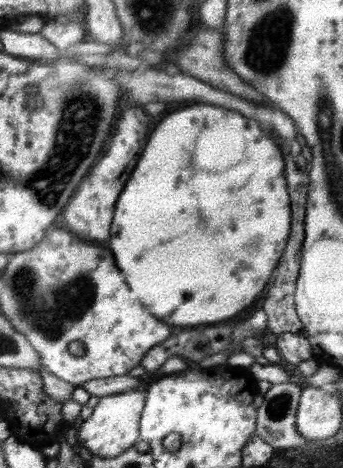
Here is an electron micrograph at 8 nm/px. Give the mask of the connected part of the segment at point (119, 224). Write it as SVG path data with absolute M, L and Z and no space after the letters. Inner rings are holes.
M206 104L206 106L188 106L182 108L178 112L168 114L152 132L146 148L142 150L140 160L130 176L130 180L126 182L126 188L122 190L118 202L116 202L116 212L114 212L114 220L112 220L112 228L110 228L110 250L116 258L118 268L122 268L124 278L128 288L132 288L132 292L138 294L140 302L148 308L148 312L152 316L156 316L158 320L166 322L166 324L174 324L174 326L198 326L198 324L214 324L214 322L222 322L222 320L230 320L234 316L238 316L246 306L250 306L254 302L254 298L266 288L266 282L272 276L272 270L276 268L286 240L290 236L290 198L286 192L286 178L284 178L284 157L280 145L270 136L270 133L262 130L260 122L254 119L246 118L239 112ZM202 128L220 128L218 132L224 136L218 136L218 144L214 142L212 146L200 150L200 130ZM212 148L220 148L220 154L216 156L216 152L212 152Z

